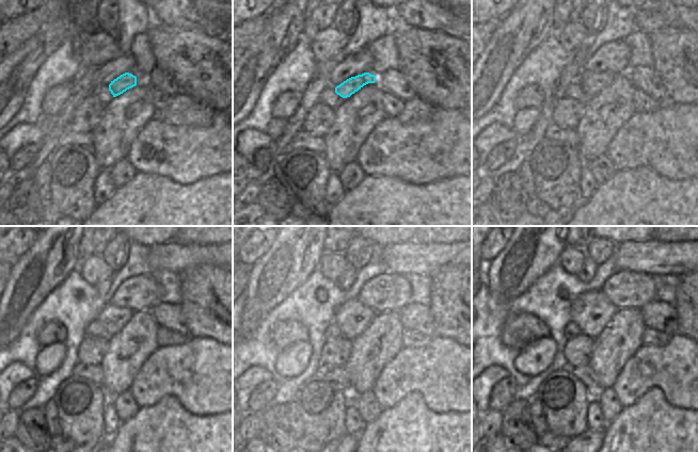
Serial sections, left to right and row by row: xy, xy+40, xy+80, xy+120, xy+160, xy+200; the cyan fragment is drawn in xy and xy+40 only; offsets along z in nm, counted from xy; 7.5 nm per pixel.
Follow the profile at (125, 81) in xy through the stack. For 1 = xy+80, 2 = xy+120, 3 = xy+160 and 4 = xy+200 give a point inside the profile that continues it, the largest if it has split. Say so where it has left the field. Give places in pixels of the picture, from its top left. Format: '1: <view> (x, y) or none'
1: xy+80 (590, 83)
2: xy+120 (113, 319)
3: xy+160 (352, 317)
4: xy+200 (591, 310)

